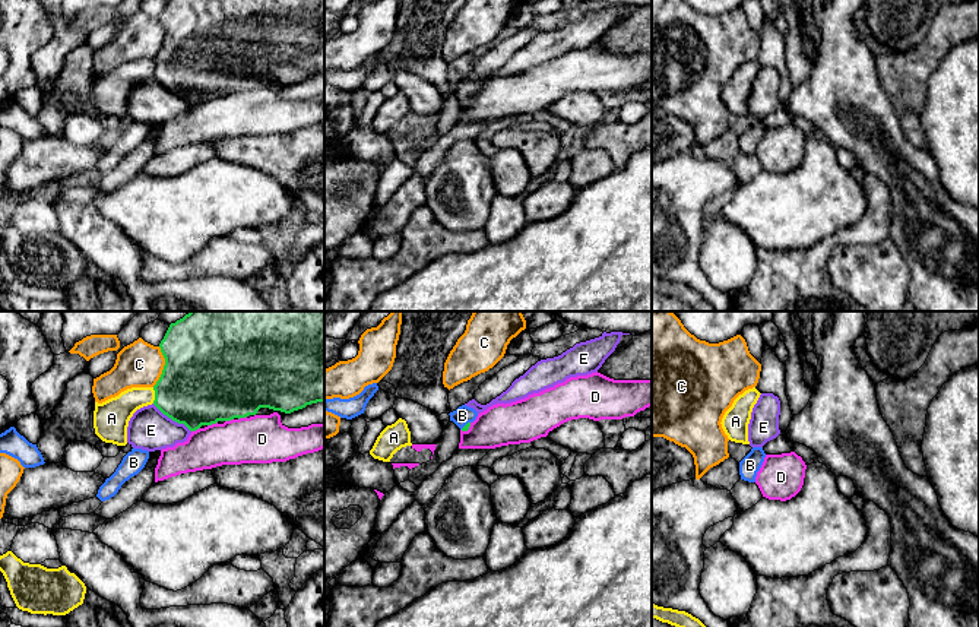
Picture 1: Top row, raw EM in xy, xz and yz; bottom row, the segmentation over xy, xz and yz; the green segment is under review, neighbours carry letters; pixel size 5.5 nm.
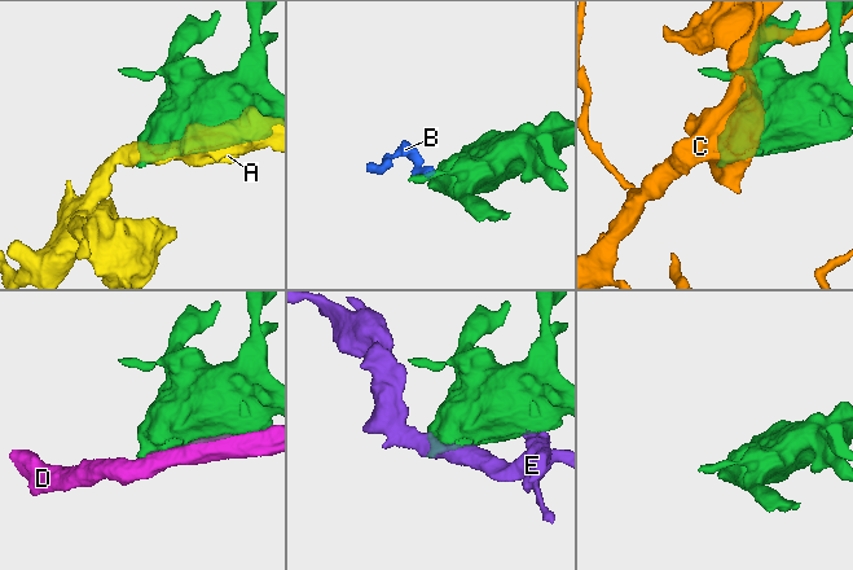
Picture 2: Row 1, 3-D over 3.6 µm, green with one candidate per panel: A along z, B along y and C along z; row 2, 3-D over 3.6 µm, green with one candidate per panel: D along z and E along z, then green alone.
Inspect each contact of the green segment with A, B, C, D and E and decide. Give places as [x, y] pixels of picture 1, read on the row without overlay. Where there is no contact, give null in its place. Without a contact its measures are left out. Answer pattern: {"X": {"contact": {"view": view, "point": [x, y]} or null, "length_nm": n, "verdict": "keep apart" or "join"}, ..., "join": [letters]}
{"A": {"contact": {"view": "xy", "point": [155, 67]}, "length_nm": 90, "verdict": "keep apart"}, "B": {"contact": {"view": "xz", "point": [466, 97]}, "length_nm": 70, "verdict": "join"}, "C": {"contact": {"view": "xy", "point": [164, 40]}, "length_nm": 220, "verdict": "keep apart"}, "D": {"contact": {"view": "xy", "point": [212, 95]}, "length_nm": 60, "verdict": "keep apart"}, "E": {"contact": {"view": "xy", "point": [171, 91]}, "length_nm": 260, "verdict": "keep apart"}, "join": ["B"]}

